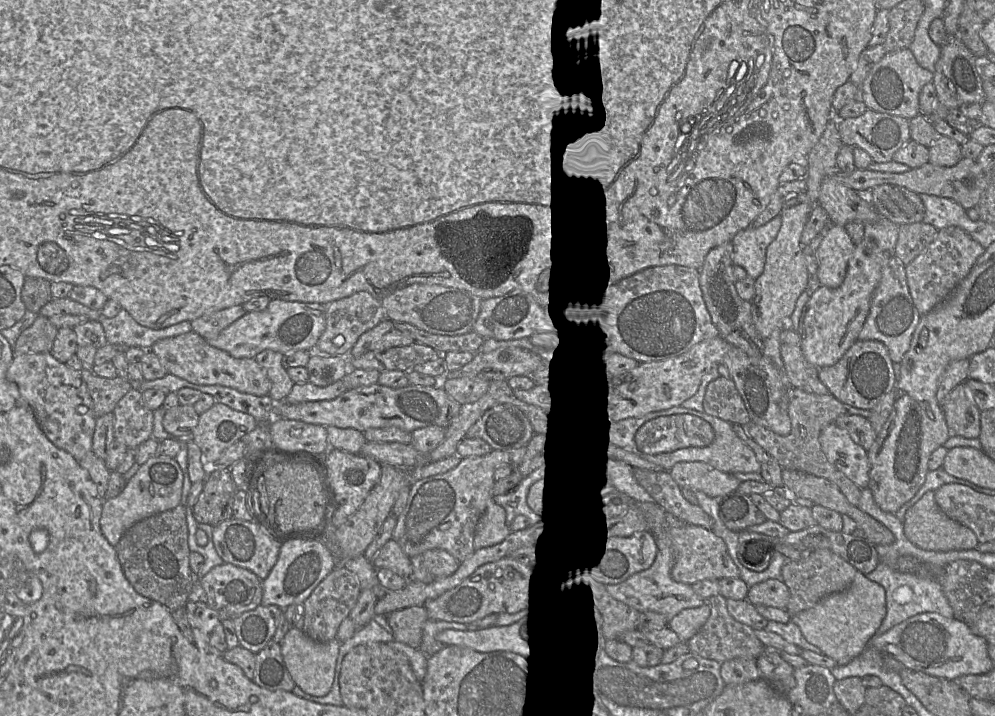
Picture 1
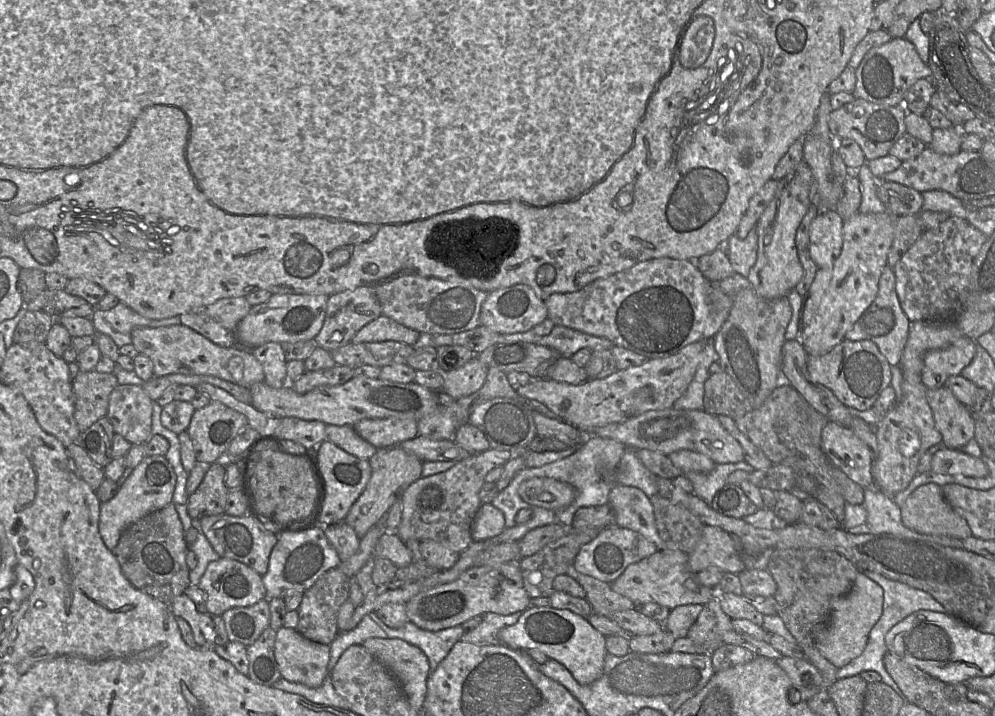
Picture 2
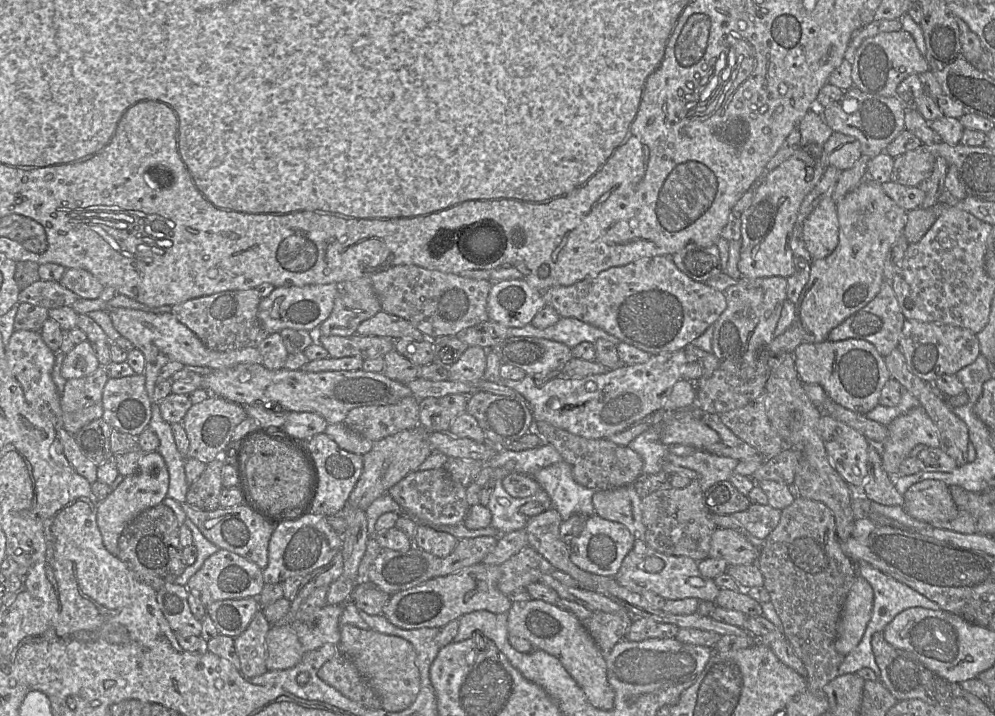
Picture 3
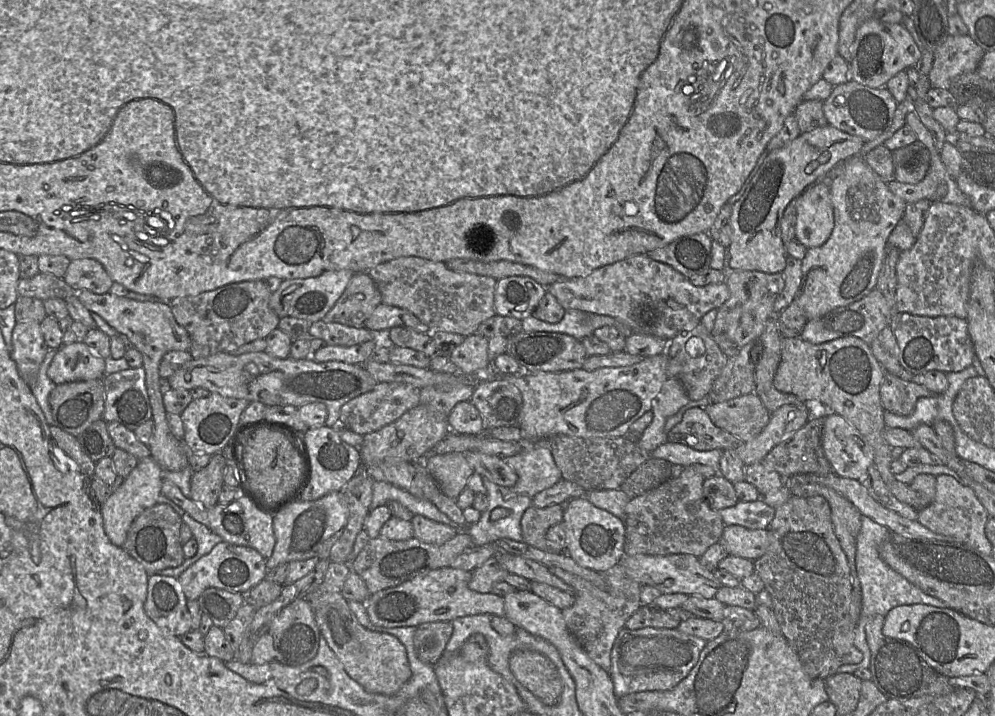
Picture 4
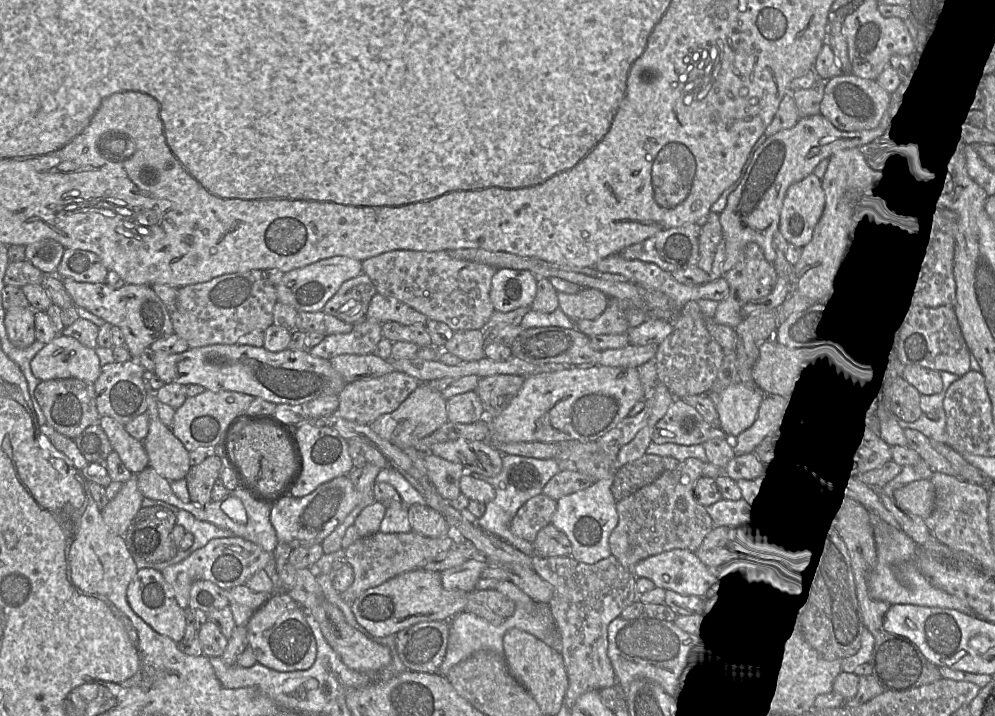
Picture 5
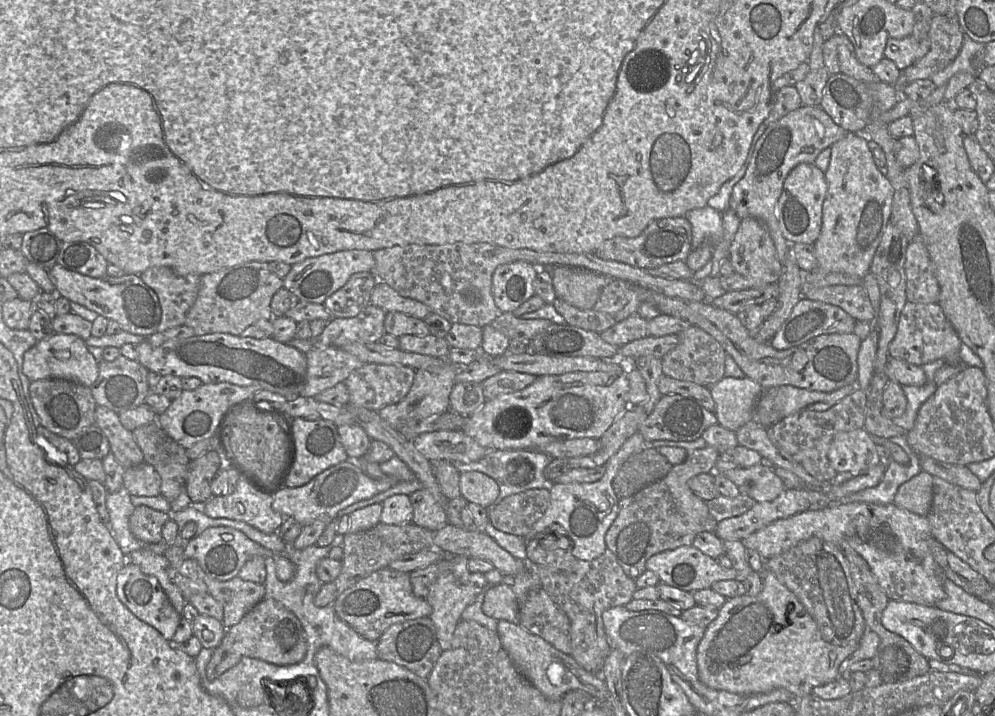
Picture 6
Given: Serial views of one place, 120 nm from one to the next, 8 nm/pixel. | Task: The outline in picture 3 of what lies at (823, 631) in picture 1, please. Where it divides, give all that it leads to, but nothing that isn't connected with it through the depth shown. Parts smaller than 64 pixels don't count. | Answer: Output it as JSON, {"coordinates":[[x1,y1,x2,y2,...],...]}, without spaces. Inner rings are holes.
{"coordinates":[[857,575,846,597,835,648,847,656,861,641,872,615,874,593,869,582]]}

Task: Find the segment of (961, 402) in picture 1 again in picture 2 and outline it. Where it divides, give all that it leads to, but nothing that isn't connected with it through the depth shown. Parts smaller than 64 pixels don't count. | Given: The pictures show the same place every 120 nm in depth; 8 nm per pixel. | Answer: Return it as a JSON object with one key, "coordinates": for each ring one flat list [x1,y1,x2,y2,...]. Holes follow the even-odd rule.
{"coordinates":[[947,387,927,389,926,399,932,410,935,426,948,449,967,444,975,433,973,413,953,395]]}

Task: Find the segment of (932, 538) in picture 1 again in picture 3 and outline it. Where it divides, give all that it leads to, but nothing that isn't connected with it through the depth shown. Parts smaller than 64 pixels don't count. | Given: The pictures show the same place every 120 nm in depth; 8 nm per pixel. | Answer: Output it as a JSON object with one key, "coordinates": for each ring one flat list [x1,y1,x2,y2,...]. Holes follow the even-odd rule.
{"coordinates":[[937,479,912,484,904,494,903,508,912,518,928,524,953,520,958,514,949,486]]}

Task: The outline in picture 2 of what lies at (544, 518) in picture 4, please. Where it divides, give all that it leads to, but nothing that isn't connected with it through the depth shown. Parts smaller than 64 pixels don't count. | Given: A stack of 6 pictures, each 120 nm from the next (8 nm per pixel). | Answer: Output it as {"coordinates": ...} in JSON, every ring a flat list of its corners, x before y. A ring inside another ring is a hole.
{"coordinates":[[574,565,569,567,567,574,581,584,586,593,586,600,595,614,610,617,614,612,635,607,629,598,615,592,610,583,582,574,575,569]]}

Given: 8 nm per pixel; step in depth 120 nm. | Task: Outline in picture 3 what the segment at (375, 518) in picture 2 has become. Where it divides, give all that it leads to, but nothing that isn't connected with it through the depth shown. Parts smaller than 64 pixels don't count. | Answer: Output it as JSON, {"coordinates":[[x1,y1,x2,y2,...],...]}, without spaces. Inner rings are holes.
{"coordinates":[[420,425,414,429,404,430,373,442,372,449,363,455,363,470,348,503,366,511,378,497,387,494,389,489,419,466,432,453,427,432]]}

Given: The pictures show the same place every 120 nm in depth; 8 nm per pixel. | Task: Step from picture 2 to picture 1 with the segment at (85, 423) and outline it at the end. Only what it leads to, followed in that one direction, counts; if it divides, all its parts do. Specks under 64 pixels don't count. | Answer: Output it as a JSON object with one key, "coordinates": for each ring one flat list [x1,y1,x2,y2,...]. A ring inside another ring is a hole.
{"coordinates":[[83,369,81,377,92,399,96,418,113,413,119,400,132,389,129,381,118,376,111,379,102,378,96,376,91,370]]}

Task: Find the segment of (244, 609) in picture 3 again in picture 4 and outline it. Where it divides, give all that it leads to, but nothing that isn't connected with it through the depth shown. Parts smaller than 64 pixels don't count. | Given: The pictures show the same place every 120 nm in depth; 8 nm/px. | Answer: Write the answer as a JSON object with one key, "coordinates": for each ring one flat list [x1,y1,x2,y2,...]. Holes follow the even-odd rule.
{"coordinates":[[206,588,197,601,203,614,208,615,215,626,223,629,247,601,247,595,220,588]]}

